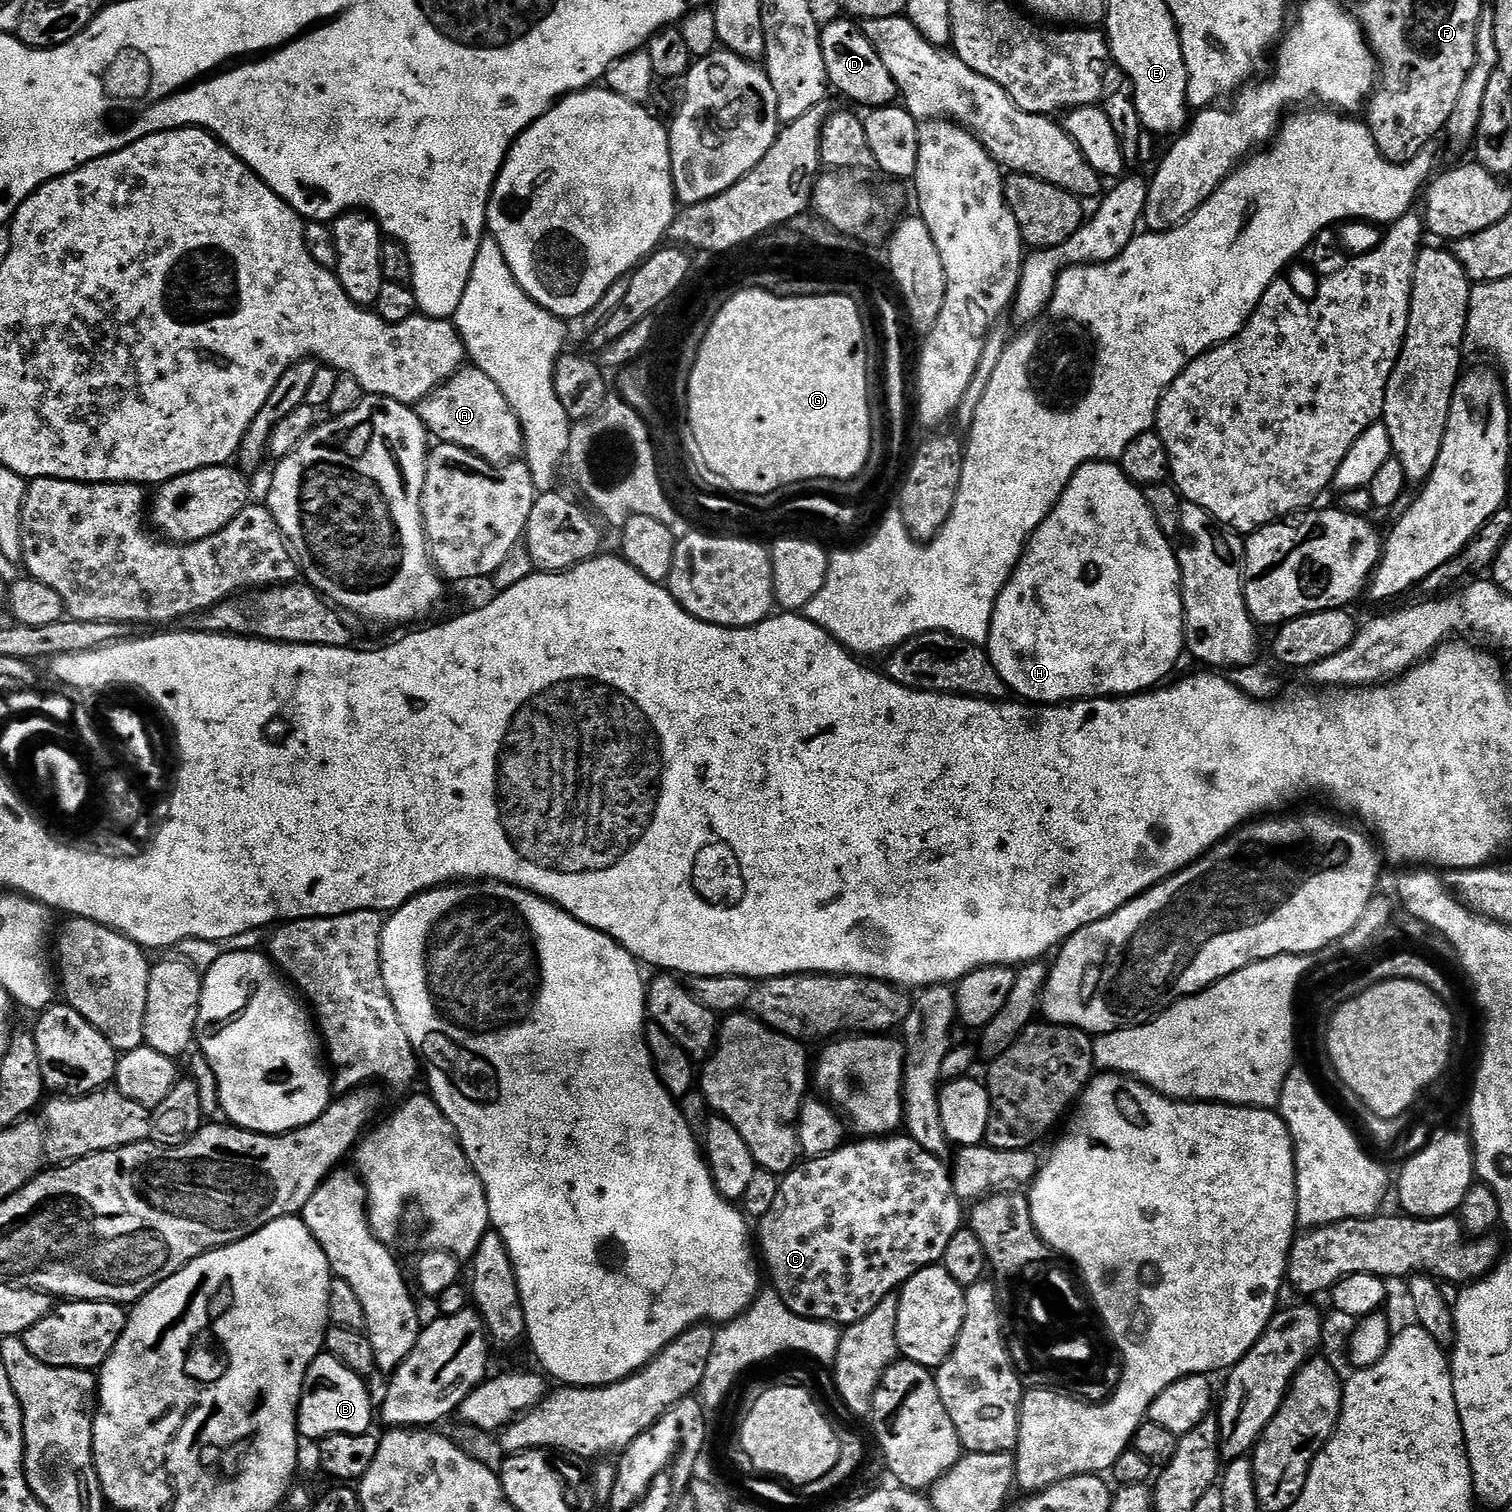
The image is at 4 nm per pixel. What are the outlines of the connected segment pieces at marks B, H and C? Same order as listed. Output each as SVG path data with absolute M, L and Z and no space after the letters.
M321 1352L306 1370L296 1428L305 1441L319 1442L334 1434L362 1434L373 1426L374 1404L365 1377L354 1374L350 1366L342 1366L329 1352Z
M1091 460L1089 464L1084 464L1070 478L1070 482L1064 488L1064 492L1058 498L1058 502L1052 508L1052 513L1042 521L1034 530L1034 534L1028 543L1024 545L1024 552L1020 555L1020 560L1016 563L1016 569L1013 570L1012 576L1006 582L1006 586L998 594L996 605L994 606L994 614L990 622L990 634L988 635L988 656L994 662L994 666L998 670L998 674L1002 674L1002 678L1007 682L1009 689L1013 693L1017 692L1017 697L1023 698L1025 701L1038 705L1046 704L1066 704L1073 700L1095 700L1097 698L1115 698L1118 696L1134 696L1142 692L1155 689L1161 682L1167 681L1168 675L1172 672L1172 667L1180 660L1180 652L1185 651L1184 647L1184 599L1180 593L1180 561L1178 559L1177 549L1172 548L1173 541L1158 526L1158 522L1154 518L1154 514L1150 510L1150 506L1144 497L1144 488L1135 484L1132 479L1127 476L1119 463L1109 462L1107 460Z
M889 1134L879 1138L856 1138L853 1139L853 1141L853 1144L851 1144L851 1142L845 1142L841 1144L840 1147L834 1149L830 1154L822 1154L813 1160L805 1159L803 1162L797 1163L796 1167L793 1168L792 1171L783 1173L780 1185L778 1186L778 1194L774 1198L774 1206L770 1206L770 1210L766 1210L766 1214L759 1217L758 1220L758 1224L760 1224L758 1252L762 1257L762 1264L766 1269L766 1272L766 1267L768 1267L768 1272L770 1275L772 1275L773 1285L771 1284L771 1287L774 1289L776 1295L779 1296L780 1301L782 1301L790 1311L792 1311L794 1314L798 1314L802 1318L806 1318L807 1320L821 1320L827 1324L834 1324L837 1326L847 1326L853 1324L854 1322L858 1322L862 1318L866 1318L866 1314L870 1314L870 1310L874 1310L874 1306L878 1306L878 1302L882 1302L882 1298L893 1295L893 1293L895 1293L897 1290L903 1288L904 1283L907 1282L911 1276L918 1274L918 1270L939 1265L941 1261L943 1261L944 1255L946 1254L946 1246L949 1244L950 1238L954 1238L954 1234L959 1228L962 1227L962 1221L966 1216L965 1210L963 1212L963 1210L960 1209L960 1207L962 1207L962 1201L959 1194L954 1190L954 1182L952 1181L952 1174L949 1165L945 1163L941 1157L934 1156L926 1151L922 1146L918 1146L918 1142L914 1142L911 1136L907 1134Z

